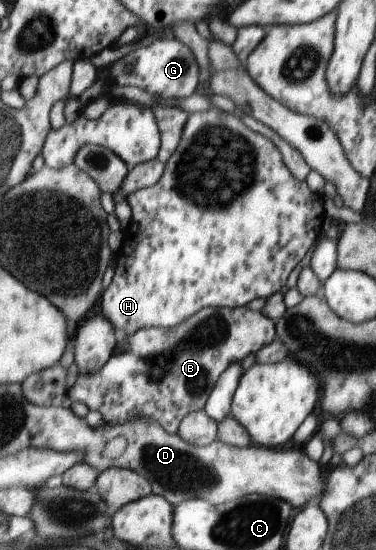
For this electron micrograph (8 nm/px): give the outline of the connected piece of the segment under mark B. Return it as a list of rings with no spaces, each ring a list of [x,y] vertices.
[[[207,307],[197,311],[186,322],[173,328],[145,327],[117,344],[111,359],[101,367],[99,373],[78,372],[74,385],[68,390],[71,401],[85,403],[91,410],[100,412],[103,419],[113,425],[131,423],[133,419],[148,418],[162,424],[165,431],[177,435],[182,421],[194,411],[203,411],[207,399],[215,389],[219,378],[231,363],[256,354],[278,338],[276,322],[245,307]]]

